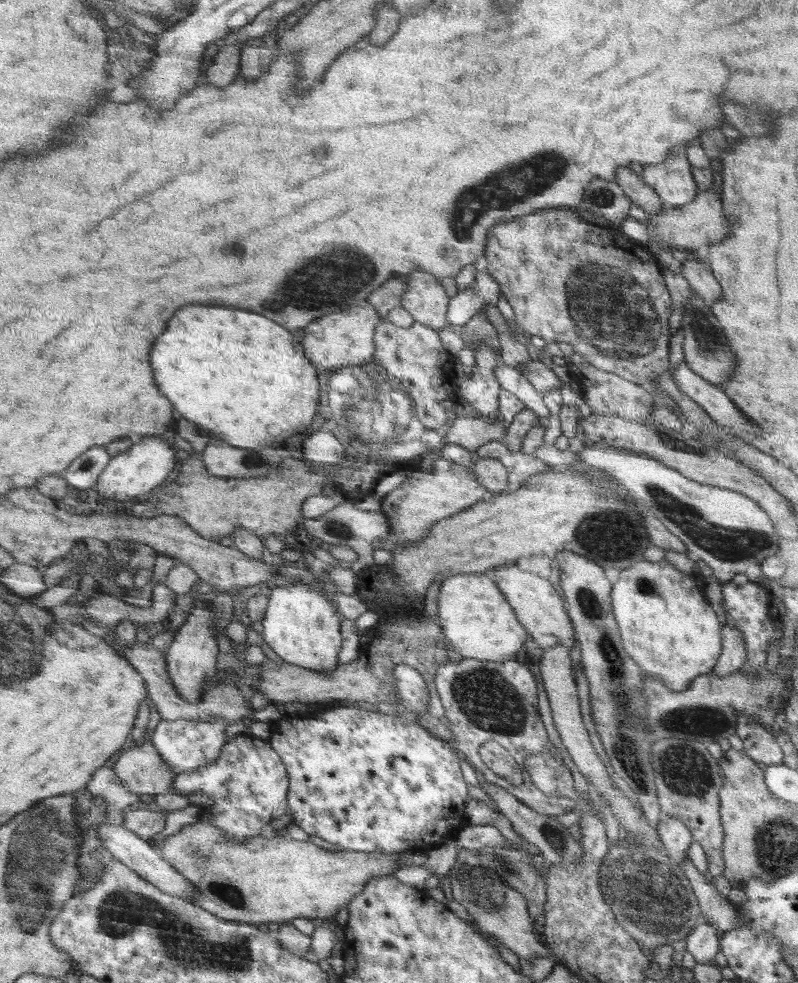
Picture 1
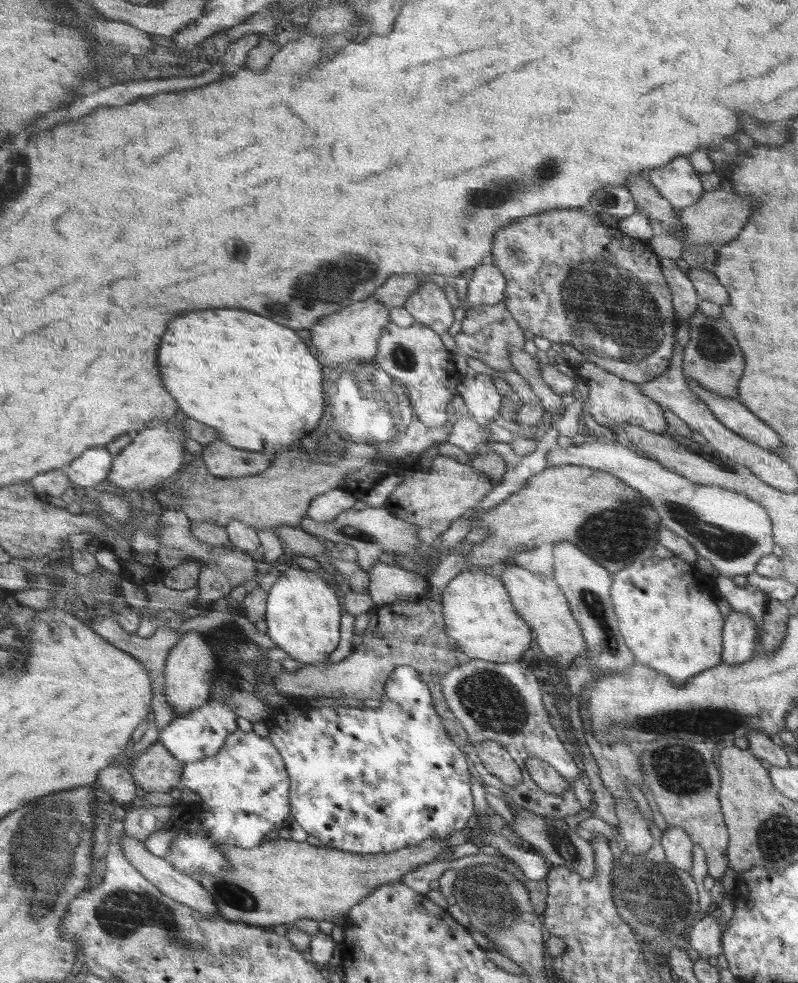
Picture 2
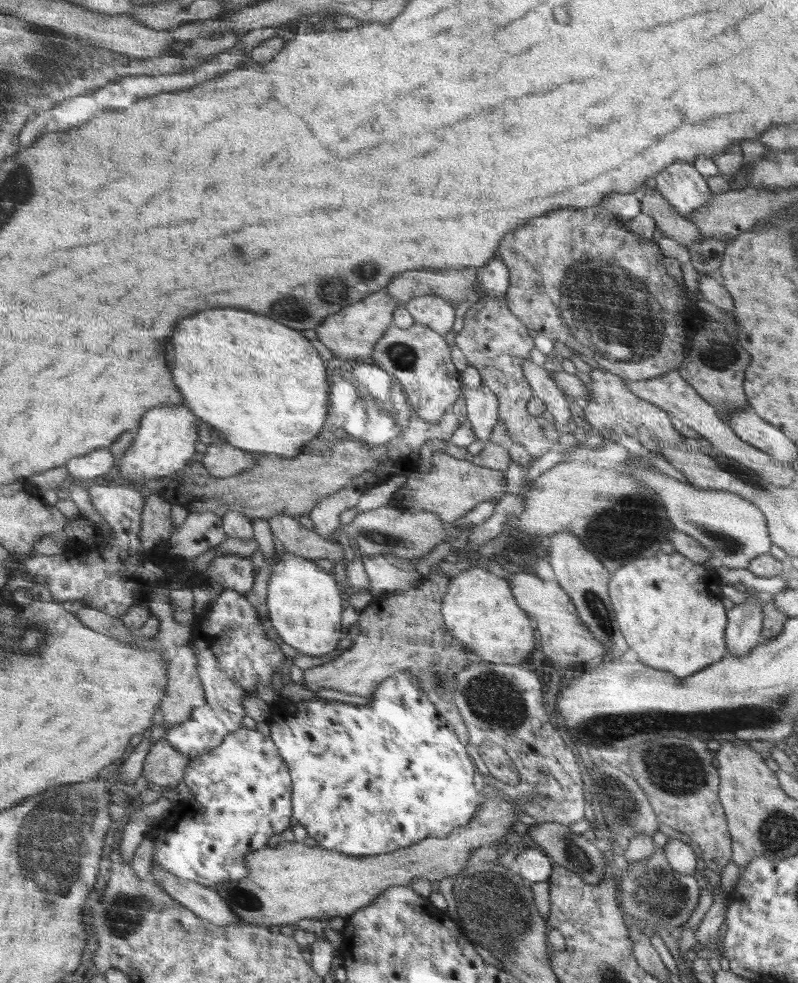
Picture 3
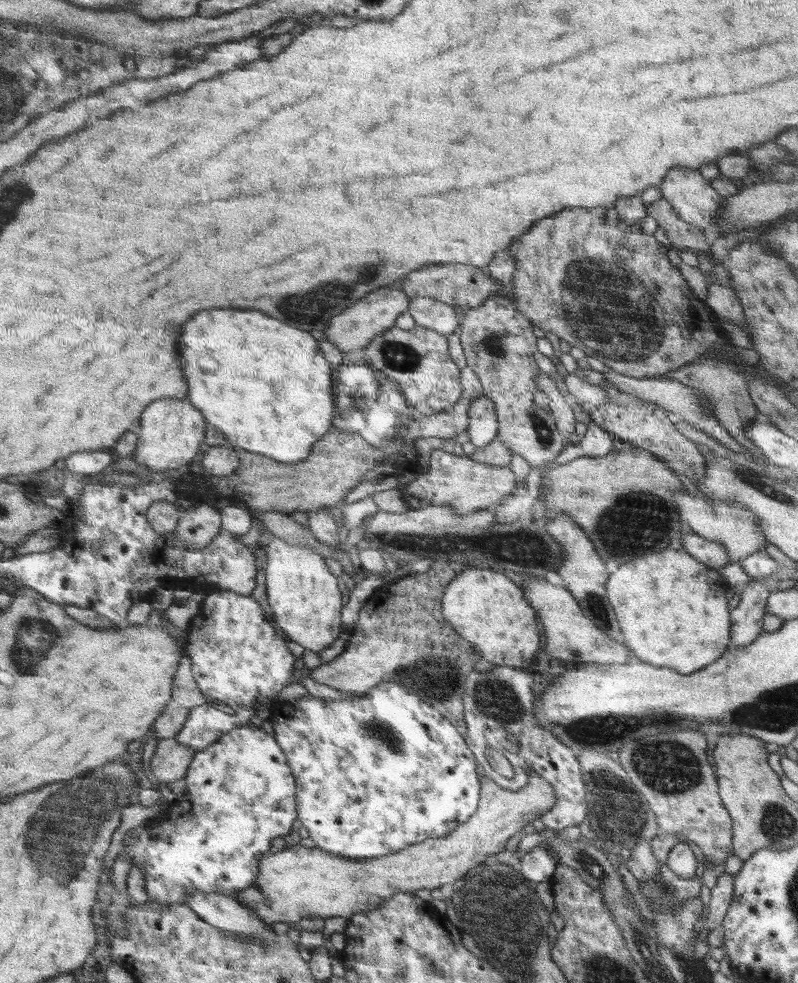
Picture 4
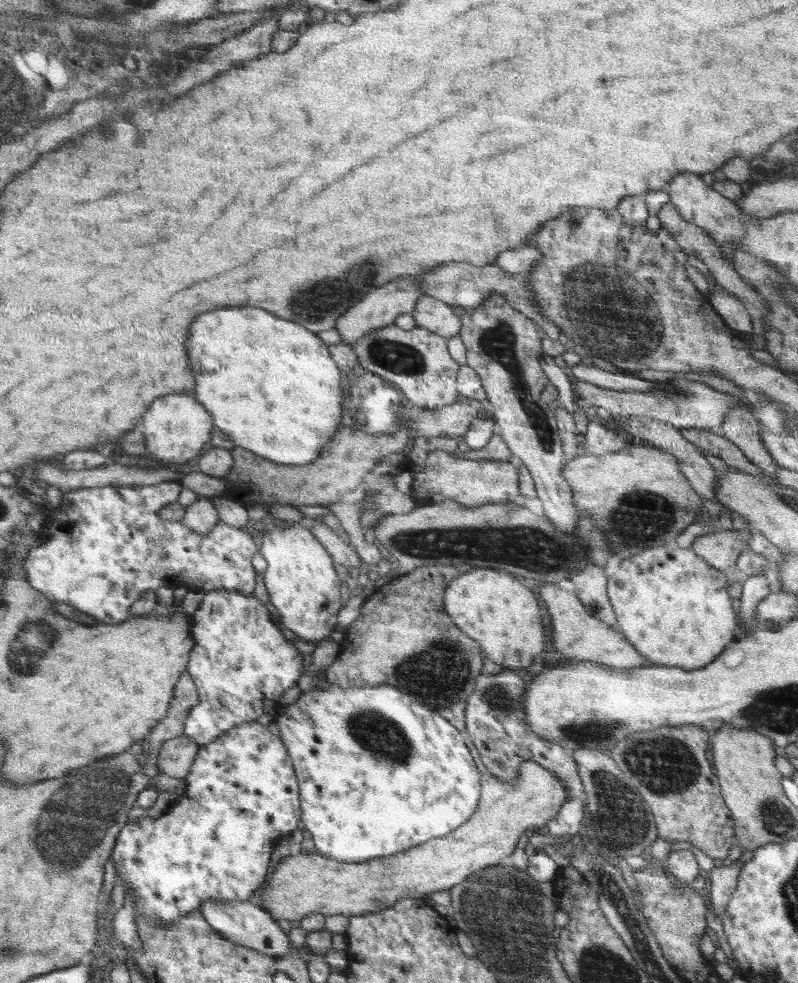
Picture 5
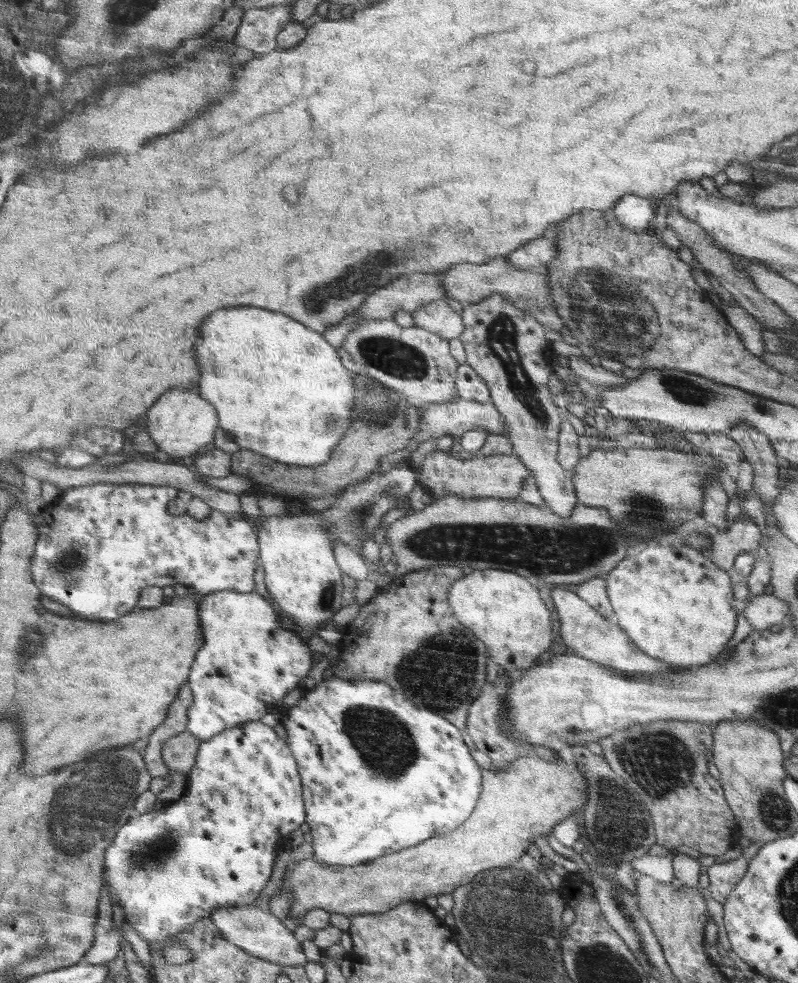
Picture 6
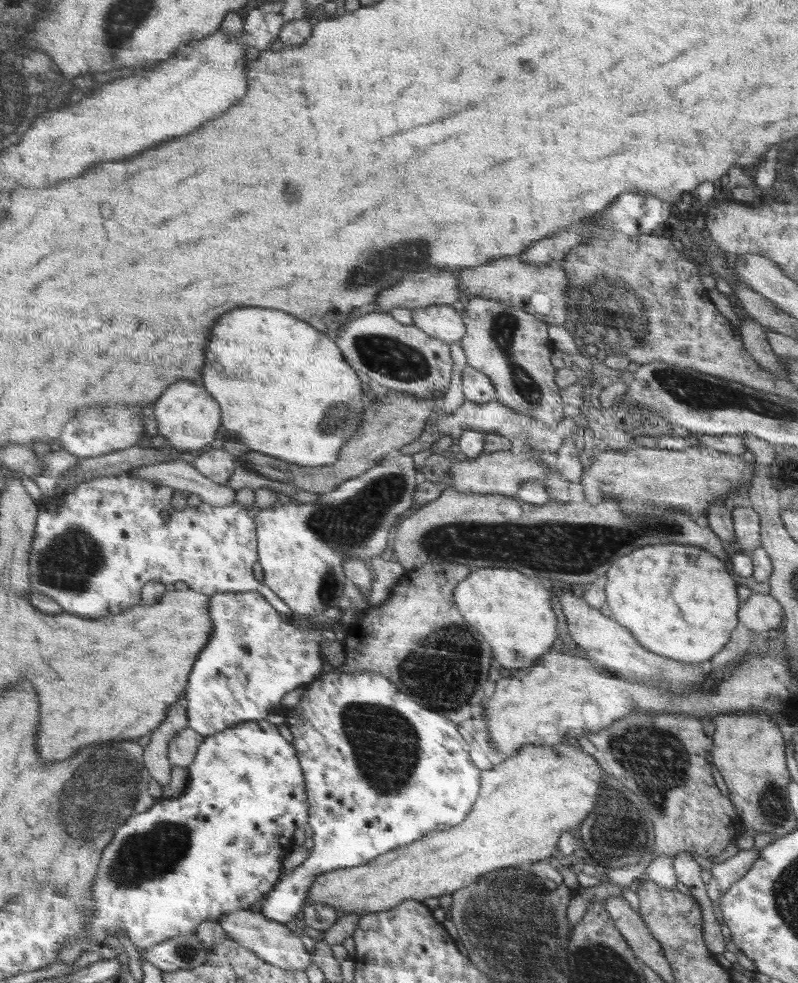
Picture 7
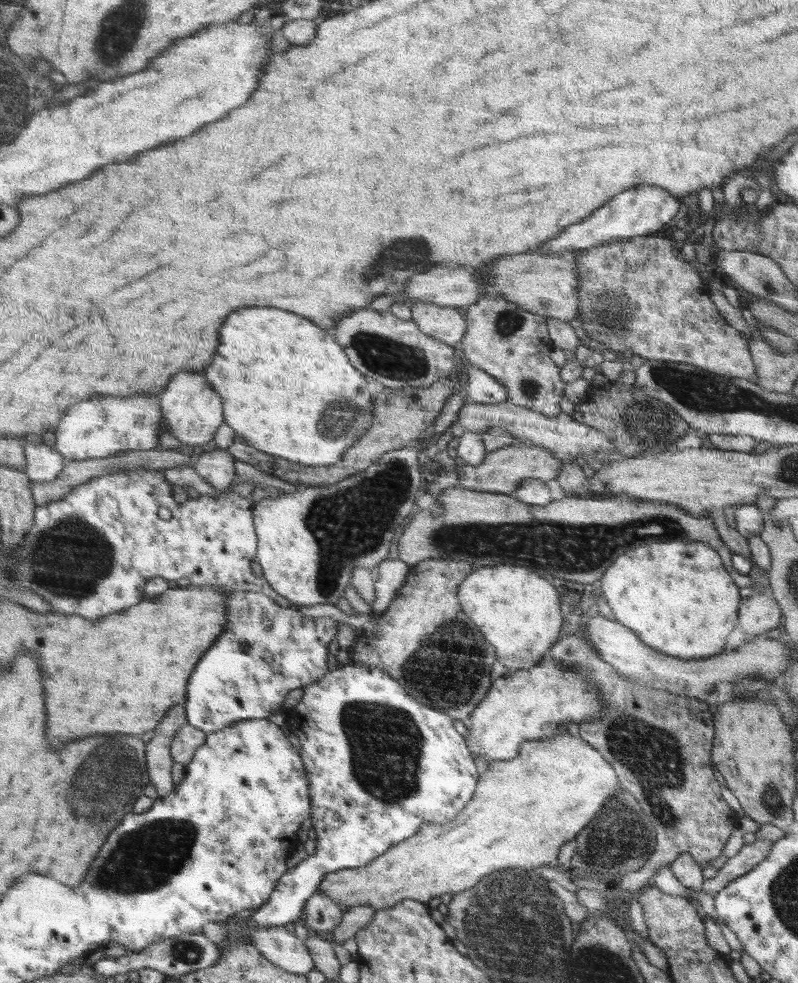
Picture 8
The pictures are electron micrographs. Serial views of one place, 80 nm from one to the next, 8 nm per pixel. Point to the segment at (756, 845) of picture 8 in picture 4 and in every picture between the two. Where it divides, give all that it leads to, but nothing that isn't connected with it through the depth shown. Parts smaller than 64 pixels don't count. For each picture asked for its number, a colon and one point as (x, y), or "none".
4: (721, 895)
5: (723, 877)
6: (723, 877)
7: (724, 874)

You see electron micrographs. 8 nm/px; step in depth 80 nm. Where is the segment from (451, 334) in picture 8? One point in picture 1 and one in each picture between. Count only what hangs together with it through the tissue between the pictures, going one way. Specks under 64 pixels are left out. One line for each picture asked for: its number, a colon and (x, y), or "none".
1: (426, 301)
2: (428, 306)
3: (433, 311)
4: (433, 314)
5: (433, 314)
6: (436, 317)
7: (443, 322)

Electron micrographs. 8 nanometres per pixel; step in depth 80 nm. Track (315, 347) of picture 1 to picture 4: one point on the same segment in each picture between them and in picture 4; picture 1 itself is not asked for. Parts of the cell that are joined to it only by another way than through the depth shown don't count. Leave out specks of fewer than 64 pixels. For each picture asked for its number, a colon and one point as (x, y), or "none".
2: (355, 332)
3: (352, 333)
4: (353, 329)

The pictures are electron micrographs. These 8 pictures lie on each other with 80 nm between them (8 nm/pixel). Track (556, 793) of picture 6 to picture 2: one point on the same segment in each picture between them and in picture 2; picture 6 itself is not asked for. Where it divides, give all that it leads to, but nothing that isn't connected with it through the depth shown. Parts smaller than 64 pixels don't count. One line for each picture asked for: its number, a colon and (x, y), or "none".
2: (279, 881)
3: (293, 881)
4: (297, 883)
5: (309, 882)

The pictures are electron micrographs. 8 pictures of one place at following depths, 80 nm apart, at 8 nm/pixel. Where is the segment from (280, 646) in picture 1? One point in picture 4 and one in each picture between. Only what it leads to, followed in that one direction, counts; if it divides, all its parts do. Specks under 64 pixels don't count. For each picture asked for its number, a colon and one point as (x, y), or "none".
2: (302, 613)
3: (304, 604)
4: (303, 595)

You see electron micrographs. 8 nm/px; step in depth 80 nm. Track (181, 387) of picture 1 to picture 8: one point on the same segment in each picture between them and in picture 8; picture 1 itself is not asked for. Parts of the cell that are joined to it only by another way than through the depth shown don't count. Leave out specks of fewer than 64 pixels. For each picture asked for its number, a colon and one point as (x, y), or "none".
2: (255, 381)
3: (262, 384)
4: (271, 393)
5: (277, 392)
6: (280, 388)
7: (276, 378)
8: (285, 382)

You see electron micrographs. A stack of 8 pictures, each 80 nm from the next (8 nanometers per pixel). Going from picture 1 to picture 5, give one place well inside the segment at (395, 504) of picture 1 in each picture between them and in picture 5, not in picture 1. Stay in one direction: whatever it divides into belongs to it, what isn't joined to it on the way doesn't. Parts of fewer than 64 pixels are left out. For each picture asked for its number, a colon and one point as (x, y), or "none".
2: (431, 499)
3: (453, 486)
4: (465, 485)
5: (445, 476)

